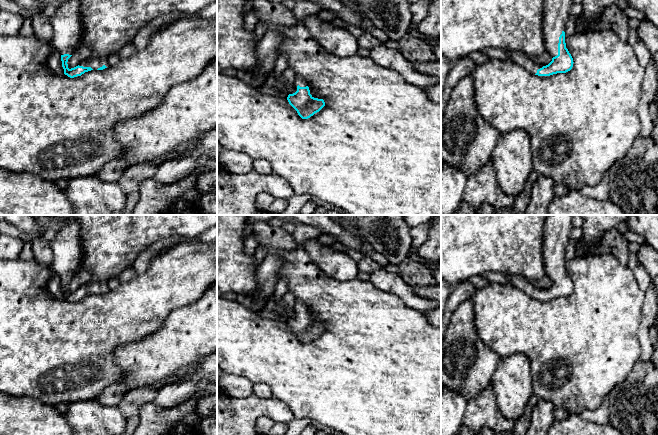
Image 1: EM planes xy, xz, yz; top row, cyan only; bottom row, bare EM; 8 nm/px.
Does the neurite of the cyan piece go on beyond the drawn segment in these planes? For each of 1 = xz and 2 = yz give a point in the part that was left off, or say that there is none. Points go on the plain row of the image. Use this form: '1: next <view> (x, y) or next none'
1: next xz (299, 305)
2: next yz (557, 229)

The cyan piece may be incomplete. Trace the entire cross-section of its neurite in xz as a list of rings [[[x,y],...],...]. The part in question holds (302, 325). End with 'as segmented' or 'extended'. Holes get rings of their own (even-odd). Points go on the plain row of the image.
[[[295,301],[294,312],[295,316],[289,318],[287,324],[302,343],[310,342],[325,330],[323,323],[314,322],[310,318],[308,308],[303,302]]]; extended

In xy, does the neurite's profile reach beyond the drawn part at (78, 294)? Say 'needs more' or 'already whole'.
needs more

